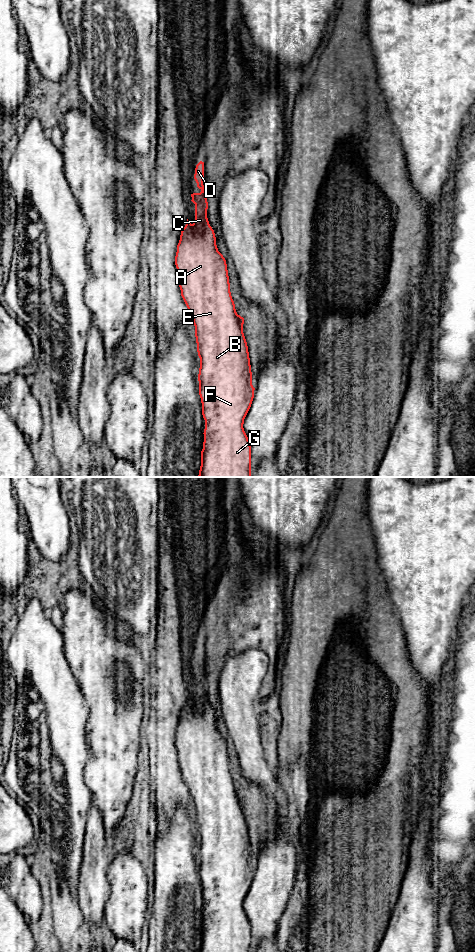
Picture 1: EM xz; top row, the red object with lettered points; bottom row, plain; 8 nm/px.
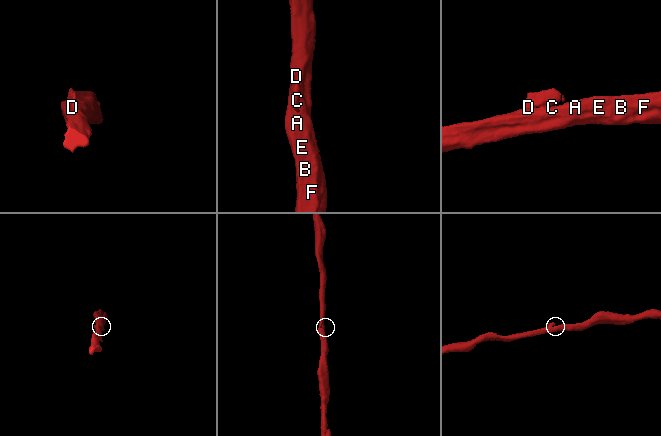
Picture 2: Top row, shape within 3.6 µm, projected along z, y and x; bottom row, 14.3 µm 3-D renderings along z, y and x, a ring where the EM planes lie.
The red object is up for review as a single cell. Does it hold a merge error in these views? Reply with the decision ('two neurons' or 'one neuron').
two neurons

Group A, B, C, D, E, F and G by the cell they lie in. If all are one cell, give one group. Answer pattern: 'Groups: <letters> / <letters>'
Groups: A B C E F G / D

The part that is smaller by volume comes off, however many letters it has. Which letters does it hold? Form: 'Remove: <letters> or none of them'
Remove: D

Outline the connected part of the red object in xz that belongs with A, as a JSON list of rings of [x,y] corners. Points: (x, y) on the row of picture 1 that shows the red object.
[[[203,191],[200,203],[195,204],[194,222],[191,224],[187,219],[181,231],[175,256],[181,296],[195,326],[197,352],[200,358],[198,381],[205,429],[198,477],[251,477],[251,446],[243,424],[251,407],[255,388],[252,385],[248,346],[243,333],[244,318],[236,312],[230,292],[226,260],[218,251],[215,233],[207,218],[207,209],[206,192]]]

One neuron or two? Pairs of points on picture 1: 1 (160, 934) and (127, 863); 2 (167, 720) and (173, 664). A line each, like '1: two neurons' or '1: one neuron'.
1: two neurons
2: one neuron

